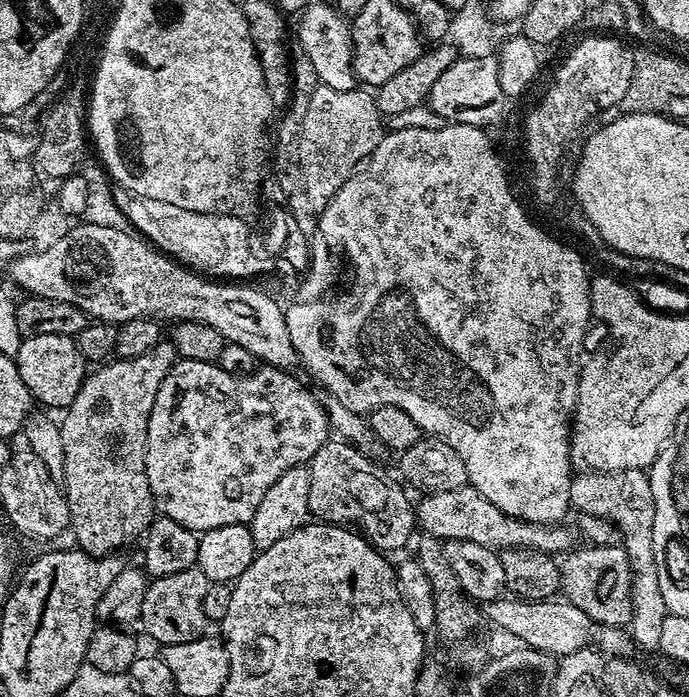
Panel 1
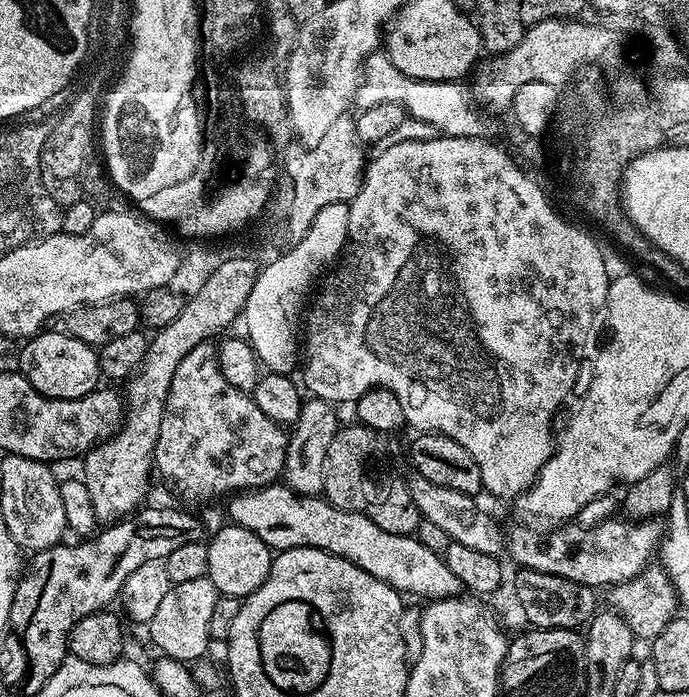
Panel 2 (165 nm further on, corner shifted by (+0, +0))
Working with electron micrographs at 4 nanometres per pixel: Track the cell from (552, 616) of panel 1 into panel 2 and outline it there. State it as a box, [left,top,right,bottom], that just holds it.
[227,482,465,602]

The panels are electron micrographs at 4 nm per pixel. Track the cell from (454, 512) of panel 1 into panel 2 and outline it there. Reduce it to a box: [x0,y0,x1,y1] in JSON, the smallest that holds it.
[506,518,662,590]

